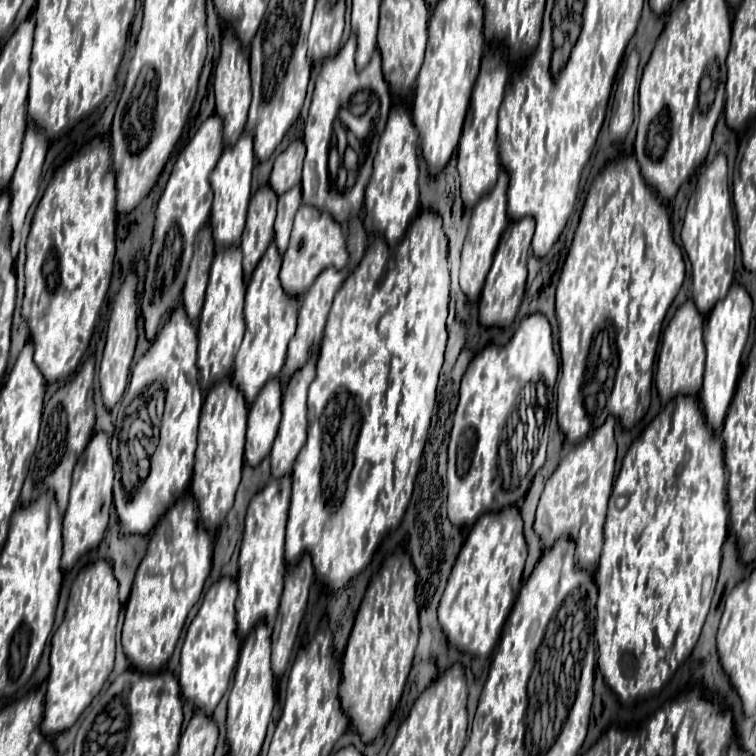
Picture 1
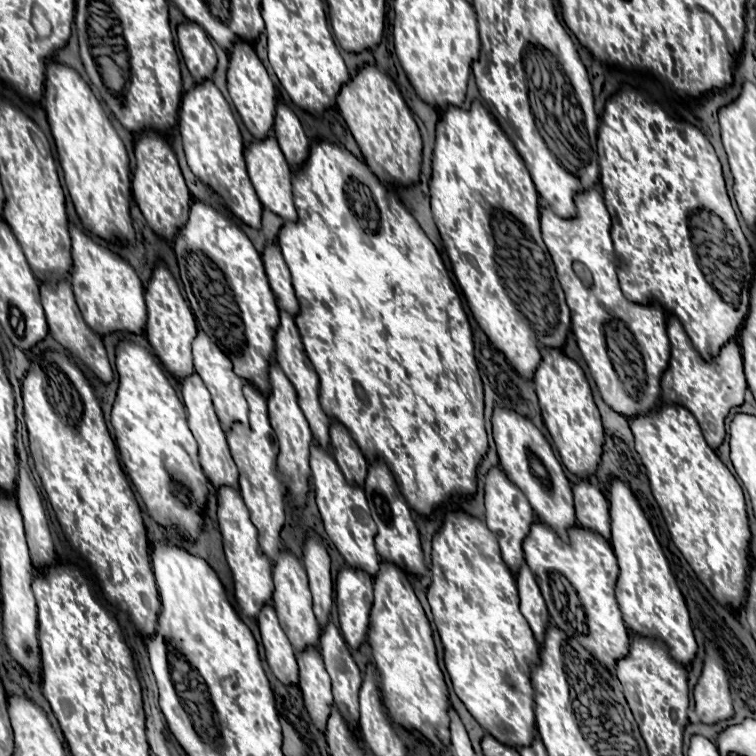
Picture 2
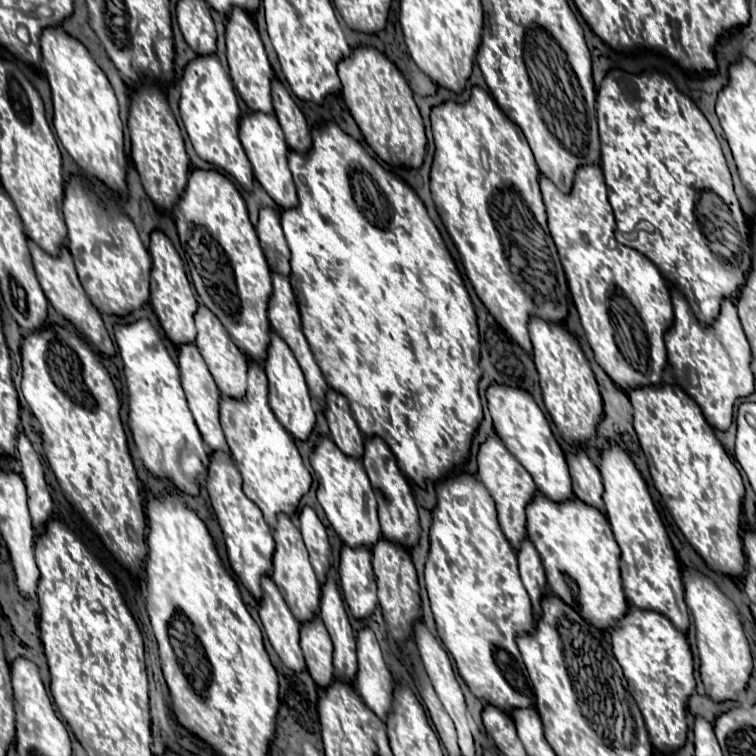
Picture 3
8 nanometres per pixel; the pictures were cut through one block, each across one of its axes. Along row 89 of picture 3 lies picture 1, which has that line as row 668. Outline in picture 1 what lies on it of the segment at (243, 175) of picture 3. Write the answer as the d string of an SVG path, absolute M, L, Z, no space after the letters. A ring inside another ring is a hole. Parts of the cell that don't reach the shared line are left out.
M222 576L218 582L210 586L210 590L204 594L202 606L196 614L196 618L188 626L188 634L182 646L182 658L180 658L180 686L184 698L188 698L196 708L204 710L208 716L214 712L216 704L224 696L230 676L234 672L234 666L238 662L240 654L240 638L236 634L236 614L234 614L234 600L236 600L238 588L236 580Z

